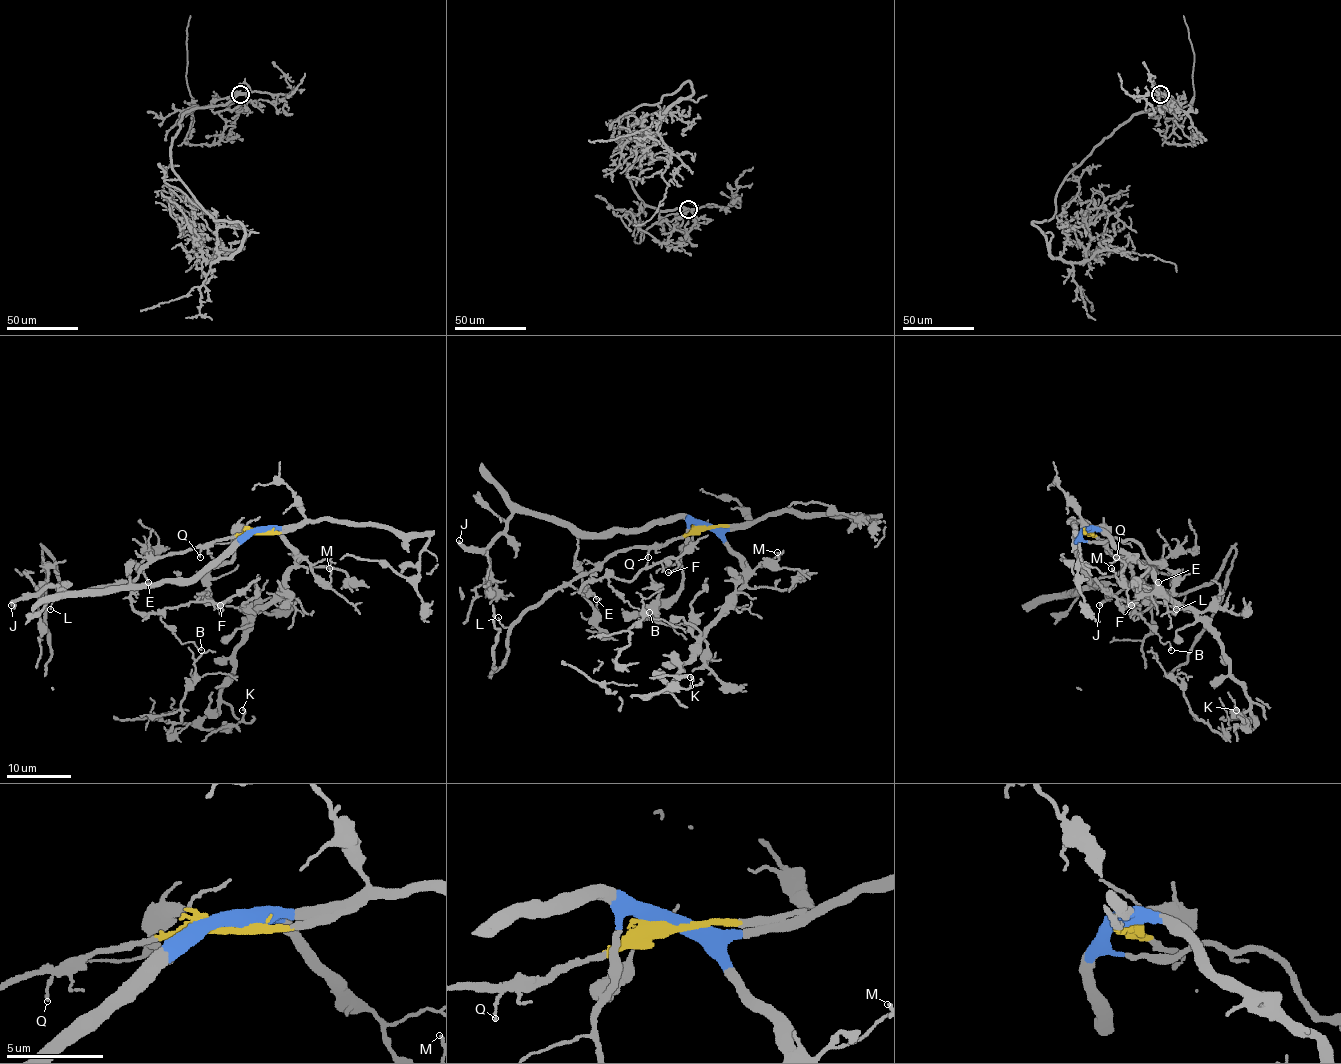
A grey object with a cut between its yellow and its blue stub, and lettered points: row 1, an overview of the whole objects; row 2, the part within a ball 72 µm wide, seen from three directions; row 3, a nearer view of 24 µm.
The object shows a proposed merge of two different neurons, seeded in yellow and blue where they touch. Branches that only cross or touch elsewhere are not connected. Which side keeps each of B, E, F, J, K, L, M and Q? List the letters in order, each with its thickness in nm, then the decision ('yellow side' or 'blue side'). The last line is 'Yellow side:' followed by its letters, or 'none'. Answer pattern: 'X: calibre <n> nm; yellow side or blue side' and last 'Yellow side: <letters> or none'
B: calibre 100 nm; yellow side
E: calibre 140 nm; blue side
F: calibre 100 nm; yellow side
J: calibre 300 nm; blue side
K: calibre 170 nm; blue side
L: calibre 100 nm; yellow side
M: calibre 150 nm; blue side
Q: calibre 110 nm; yellow side
Yellow side: B, F, L, Q

